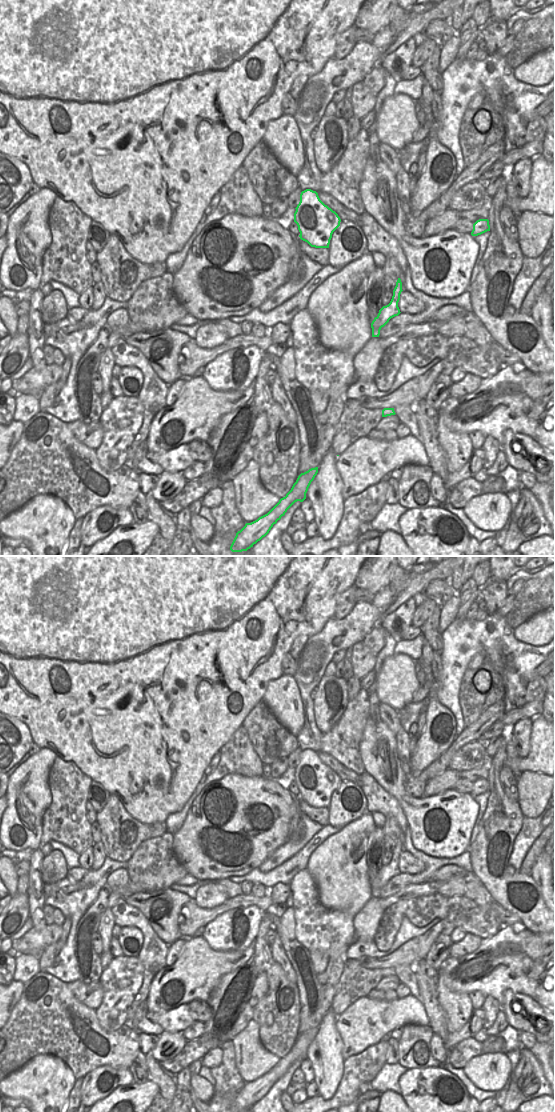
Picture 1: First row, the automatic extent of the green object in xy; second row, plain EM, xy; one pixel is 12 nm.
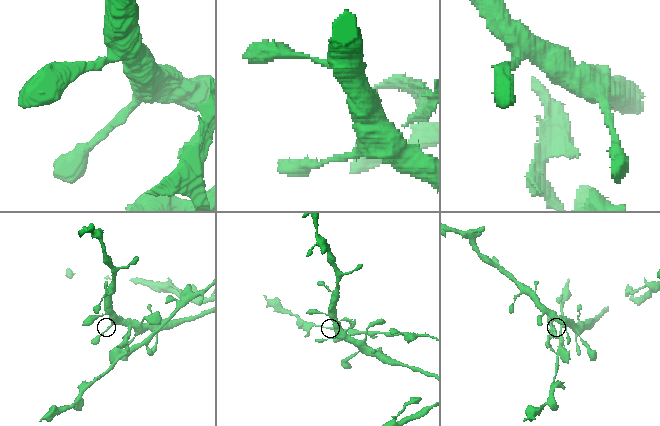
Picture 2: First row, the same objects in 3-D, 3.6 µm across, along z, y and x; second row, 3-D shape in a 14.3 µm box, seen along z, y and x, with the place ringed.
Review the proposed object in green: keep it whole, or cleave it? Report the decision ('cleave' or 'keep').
keep

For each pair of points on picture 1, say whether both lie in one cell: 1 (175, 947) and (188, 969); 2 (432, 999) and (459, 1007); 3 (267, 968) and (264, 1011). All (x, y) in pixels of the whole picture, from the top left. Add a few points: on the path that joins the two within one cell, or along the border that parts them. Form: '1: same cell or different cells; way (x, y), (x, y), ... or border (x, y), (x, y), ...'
1: different cells; border (185, 939), (177, 959), (167, 967)
2: different cells; border (436, 989), (438, 1003), (447, 1016), (447, 1023)
3: same cell; way (274, 979), (274, 1000)

